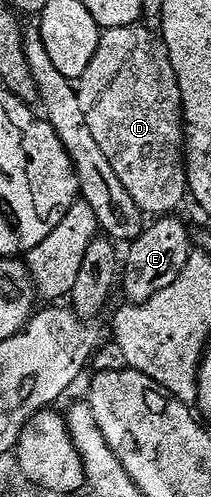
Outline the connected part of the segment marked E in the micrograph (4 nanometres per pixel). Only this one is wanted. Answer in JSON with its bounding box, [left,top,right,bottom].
[121,216,193,305]

